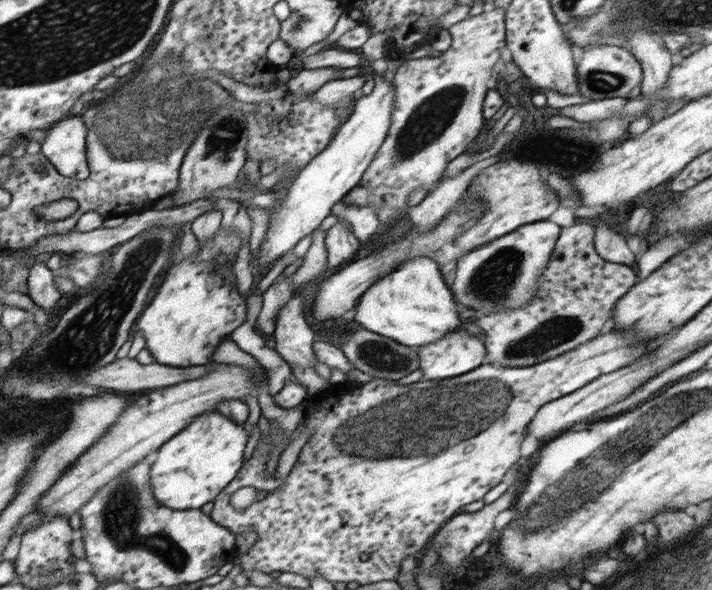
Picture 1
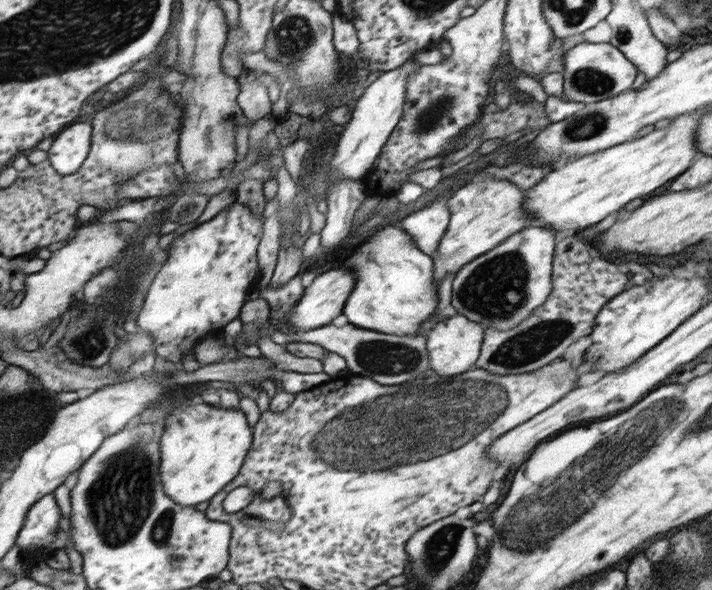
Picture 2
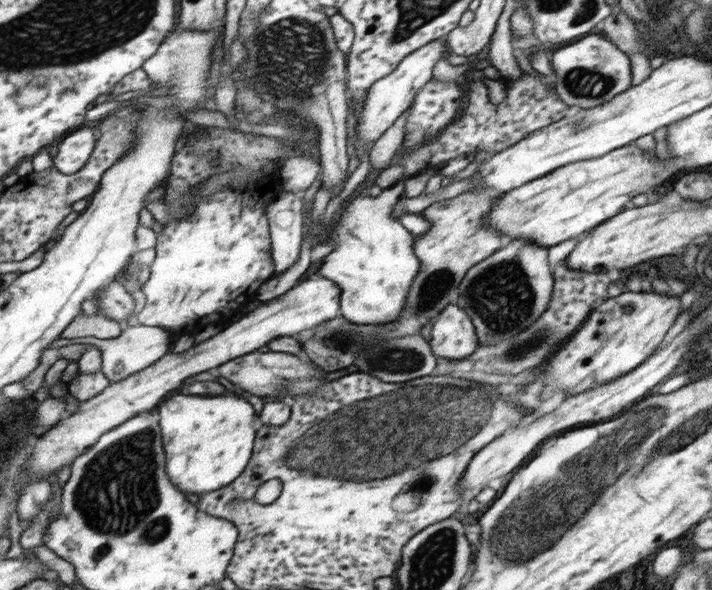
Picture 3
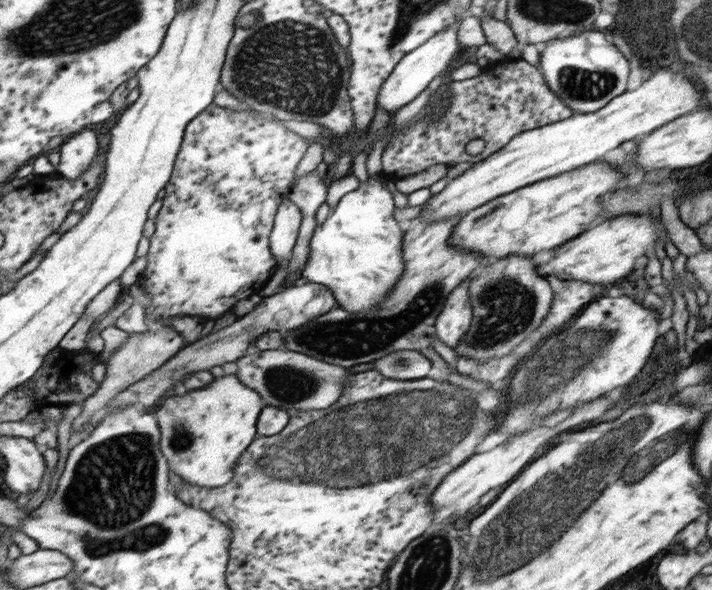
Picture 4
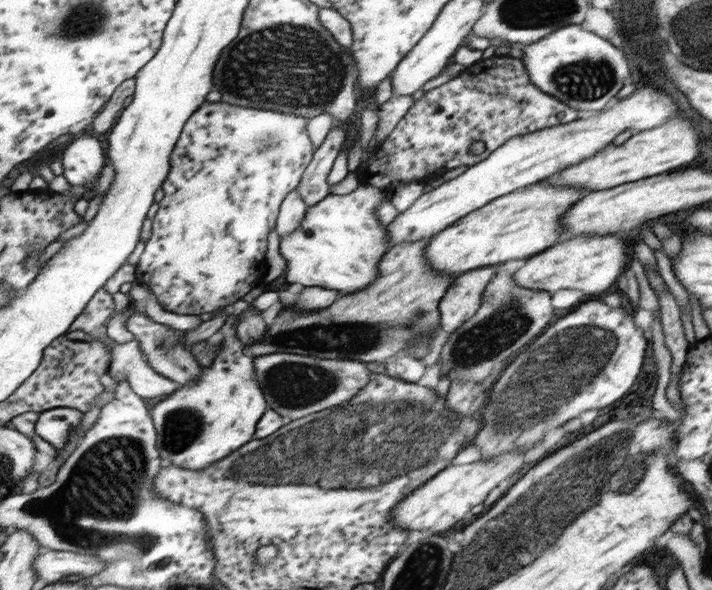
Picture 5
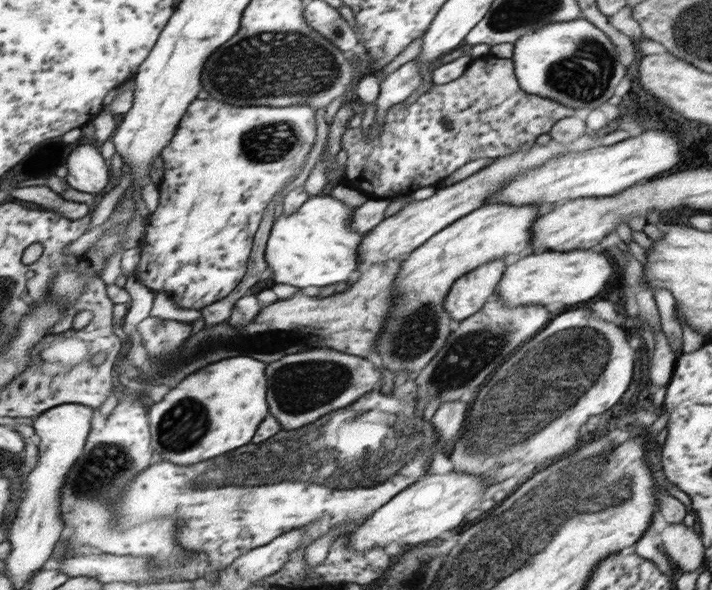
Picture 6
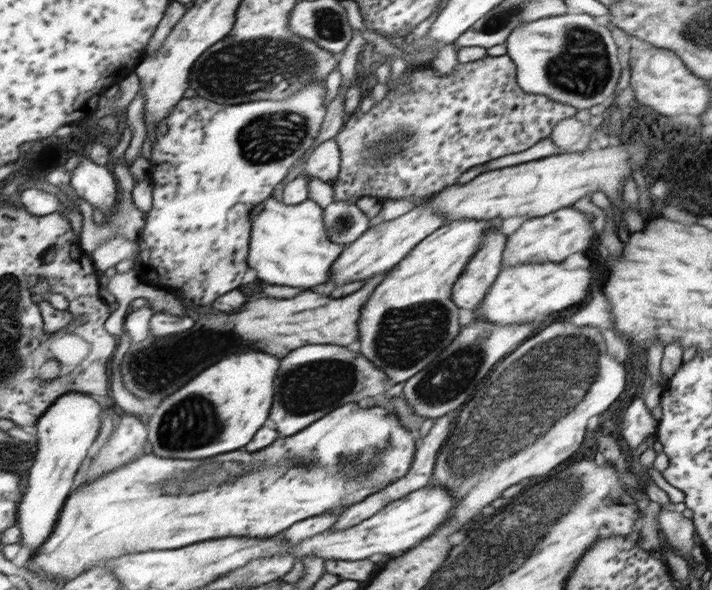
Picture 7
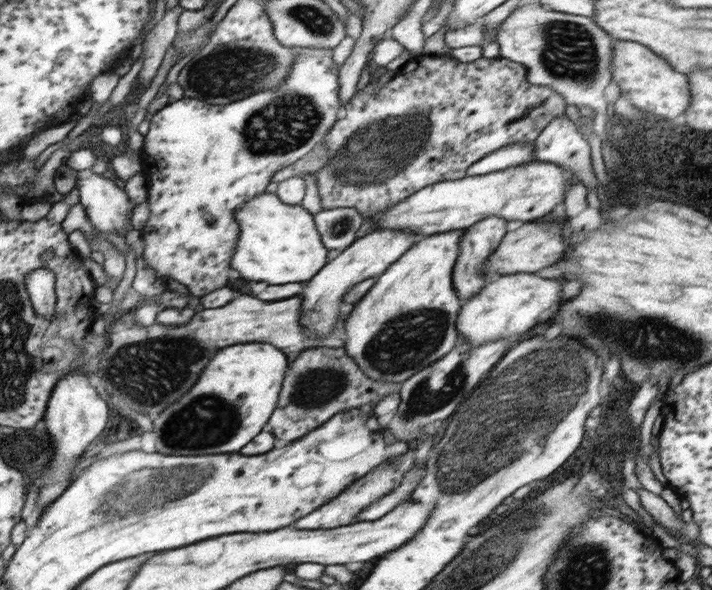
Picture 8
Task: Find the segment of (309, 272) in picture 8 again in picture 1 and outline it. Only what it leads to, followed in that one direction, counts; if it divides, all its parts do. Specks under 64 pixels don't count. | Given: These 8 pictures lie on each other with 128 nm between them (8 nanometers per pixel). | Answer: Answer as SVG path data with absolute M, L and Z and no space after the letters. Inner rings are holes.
M419 256L405 260L391 274L381 276L377 282L373 282L373 285L361 294L349 323L397 344L420 347L445 337L445 334L461 326L459 310L455 306L457 304L453 300L453 294L443 284L437 266L429 257Z

